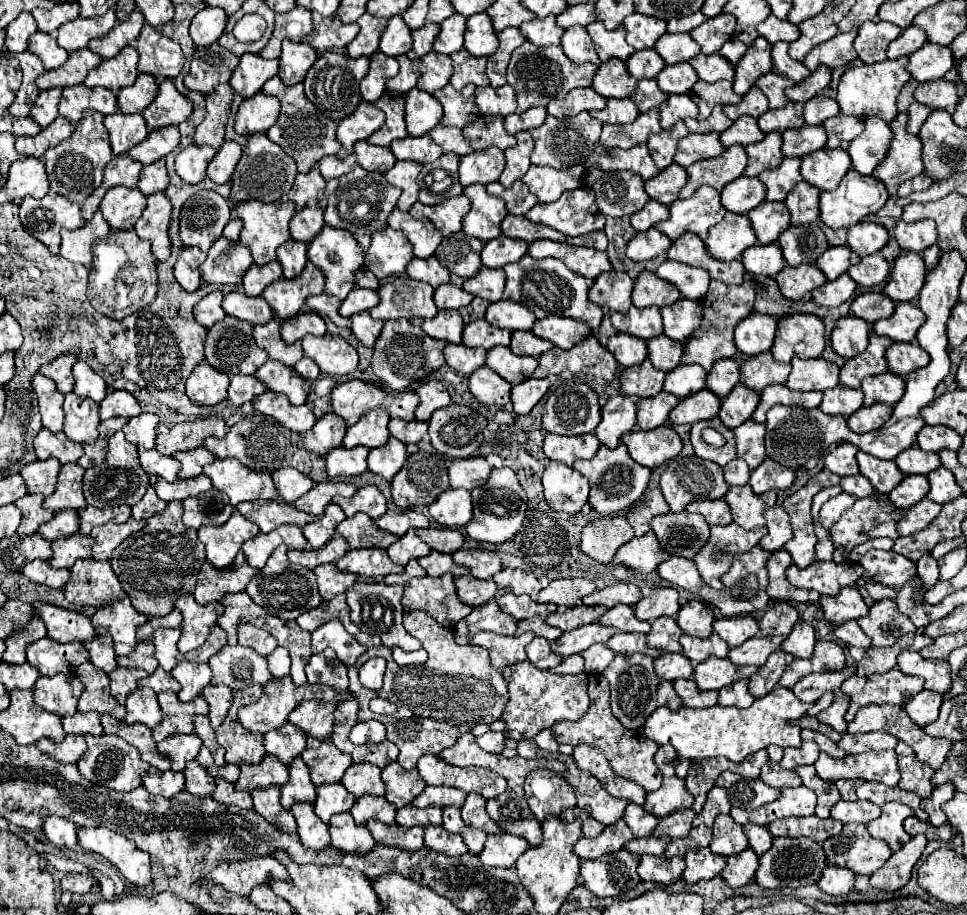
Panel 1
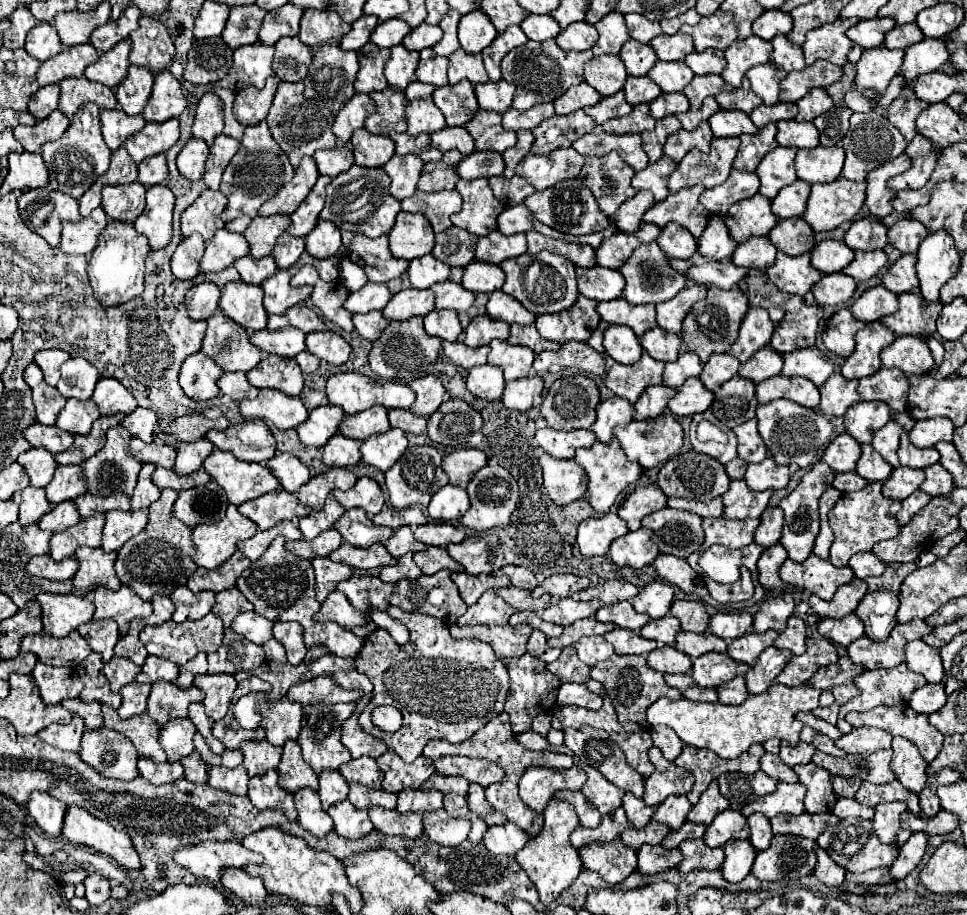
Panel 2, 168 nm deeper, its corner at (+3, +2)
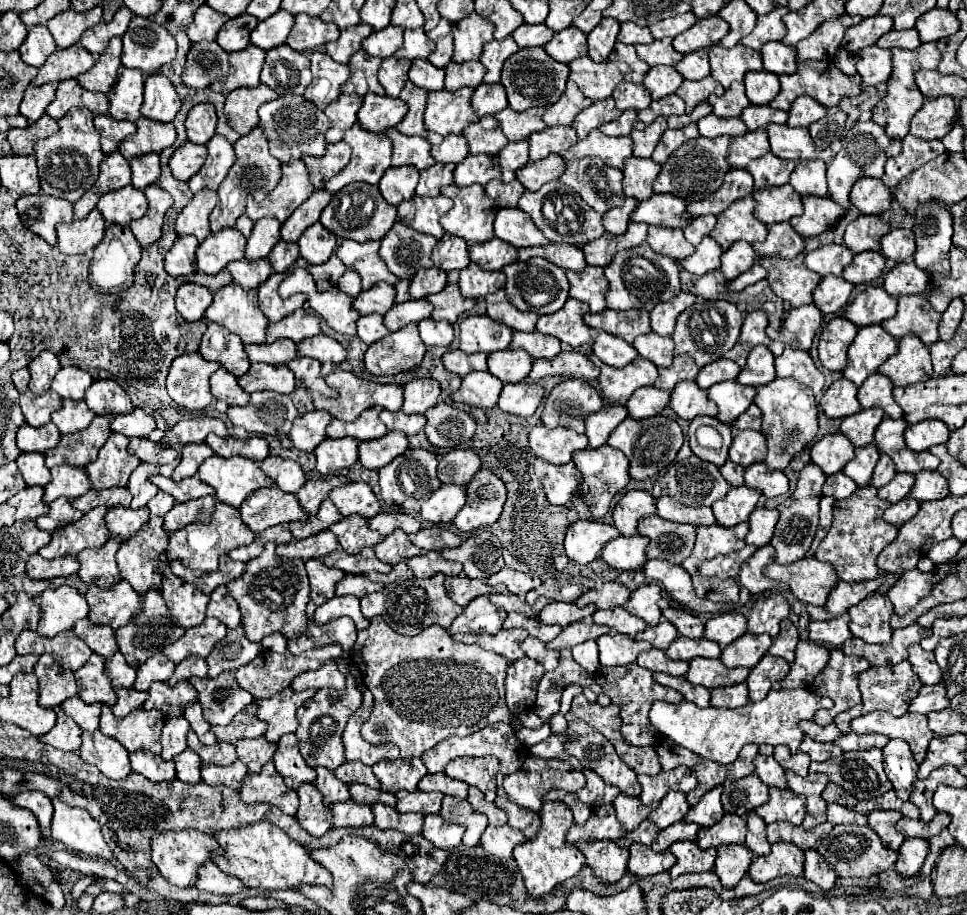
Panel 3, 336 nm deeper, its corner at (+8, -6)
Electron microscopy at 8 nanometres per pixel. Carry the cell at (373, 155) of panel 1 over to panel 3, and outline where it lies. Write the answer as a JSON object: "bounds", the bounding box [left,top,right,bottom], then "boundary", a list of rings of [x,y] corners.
{"bounds":[324,122,392,194],"boundary":[[[358,122],[344,134],[344,140],[352,146],[352,158],[348,166],[324,184],[324,190],[336,194],[346,184],[368,182],[378,184],[384,170],[390,168],[392,142],[386,134],[366,132]]]}

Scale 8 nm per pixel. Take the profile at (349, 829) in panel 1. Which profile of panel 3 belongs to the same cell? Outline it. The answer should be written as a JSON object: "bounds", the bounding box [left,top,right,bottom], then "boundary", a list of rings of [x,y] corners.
{"bounds":[332,800,374,828],"boundary":[[[354,800],[332,804],[332,814],[334,814],[334,826],[336,828],[342,828],[342,826],[370,826],[370,824],[374,824],[374,814],[372,814],[370,806],[358,804]]]}

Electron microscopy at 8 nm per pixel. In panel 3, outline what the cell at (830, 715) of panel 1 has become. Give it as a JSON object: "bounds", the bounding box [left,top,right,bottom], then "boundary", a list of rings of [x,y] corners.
{"bounds":[812,650,870,726],"boundary":[[[830,650],[830,660],[826,668],[814,678],[812,690],[818,696],[828,696],[834,700],[834,708],[820,709],[814,716],[814,722],[820,726],[832,724],[834,716],[854,708],[862,702],[856,674],[868,670],[870,662],[860,656],[846,656],[842,650]]]}

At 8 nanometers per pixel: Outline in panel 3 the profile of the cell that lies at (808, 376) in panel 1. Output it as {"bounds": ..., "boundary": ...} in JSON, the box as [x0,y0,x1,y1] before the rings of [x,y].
{"bounds":[776,350,824,394],"boundary":[[[784,350],[784,354],[776,358],[776,372],[778,372],[780,378],[794,378],[802,386],[808,386],[814,394],[820,394],[822,388],[824,388],[824,376],[814,366],[814,360],[812,360],[812,356],[806,350]]]}

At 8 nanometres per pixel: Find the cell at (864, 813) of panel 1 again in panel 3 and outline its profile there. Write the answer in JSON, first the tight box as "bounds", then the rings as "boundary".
{"bounds":[828,804,856,824],"boundary":[[[828,804],[828,822],[830,824],[852,824],[856,812],[840,804]]]}

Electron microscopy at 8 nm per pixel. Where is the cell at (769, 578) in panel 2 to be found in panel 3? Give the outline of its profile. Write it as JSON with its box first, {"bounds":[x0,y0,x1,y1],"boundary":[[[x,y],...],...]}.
{"bounds":[740,544,776,594],"boundary":[[[770,544],[762,546],[756,550],[754,556],[750,556],[744,564],[742,564],[742,570],[740,570],[740,582],[742,586],[748,588],[750,594],[760,594],[760,592],[766,592],[766,590],[774,590],[776,582],[766,578],[762,574],[764,566],[770,564],[774,560],[774,548]]]}

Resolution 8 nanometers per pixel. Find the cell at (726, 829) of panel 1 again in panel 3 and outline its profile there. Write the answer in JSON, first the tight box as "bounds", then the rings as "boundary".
{"bounds":[696,814,746,850],"boundary":[[[724,814],[724,818],[714,826],[700,828],[696,842],[702,850],[706,850],[722,844],[744,844],[744,836],[746,836],[746,820],[736,814]]]}

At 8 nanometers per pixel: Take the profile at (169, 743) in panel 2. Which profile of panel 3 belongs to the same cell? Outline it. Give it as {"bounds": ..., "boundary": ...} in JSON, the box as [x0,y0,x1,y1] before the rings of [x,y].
{"bounds":[162,718,190,760],"boundary":[[[168,718],[162,728],[162,758],[172,760],[186,750],[186,732],[190,730],[186,718]]]}

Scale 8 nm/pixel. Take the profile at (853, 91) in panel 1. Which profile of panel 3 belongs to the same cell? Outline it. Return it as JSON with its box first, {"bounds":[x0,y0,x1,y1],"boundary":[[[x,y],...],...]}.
{"bounds":[854,46,892,86],"boundary":[[[878,46],[858,50],[854,54],[854,64],[866,86],[876,86],[880,82],[886,82],[892,72],[890,50],[884,50]]]}

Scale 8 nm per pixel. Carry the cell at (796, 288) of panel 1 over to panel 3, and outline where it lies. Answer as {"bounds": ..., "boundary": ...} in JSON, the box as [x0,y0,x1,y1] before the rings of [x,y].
{"bounds":[760,254,820,308],"boundary":[[[804,254],[796,258],[764,258],[760,260],[768,270],[768,282],[774,294],[792,304],[792,308],[812,304],[812,292],[820,282],[820,276],[806,268]]]}

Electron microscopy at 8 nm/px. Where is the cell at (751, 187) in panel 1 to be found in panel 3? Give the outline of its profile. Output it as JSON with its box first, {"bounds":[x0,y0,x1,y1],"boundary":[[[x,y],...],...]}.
{"bounds":[686,168,754,218],"boundary":[[[732,168],[732,170],[728,170],[724,184],[714,194],[710,194],[706,200],[686,204],[686,212],[692,218],[704,216],[704,214],[720,214],[722,210],[726,210],[738,198],[750,196],[752,190],[754,190],[752,174],[744,168]]]}

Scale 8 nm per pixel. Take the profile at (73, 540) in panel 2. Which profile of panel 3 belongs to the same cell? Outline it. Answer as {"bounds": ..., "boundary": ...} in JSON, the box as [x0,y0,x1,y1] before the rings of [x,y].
{"bounds":[38,506,110,558],"boundary":[[[96,506],[88,514],[84,514],[78,522],[62,526],[60,530],[52,532],[50,544],[46,544],[38,554],[42,558],[58,558],[64,554],[78,554],[84,548],[98,548],[104,546],[110,538],[110,532],[104,522],[106,506]]]}

